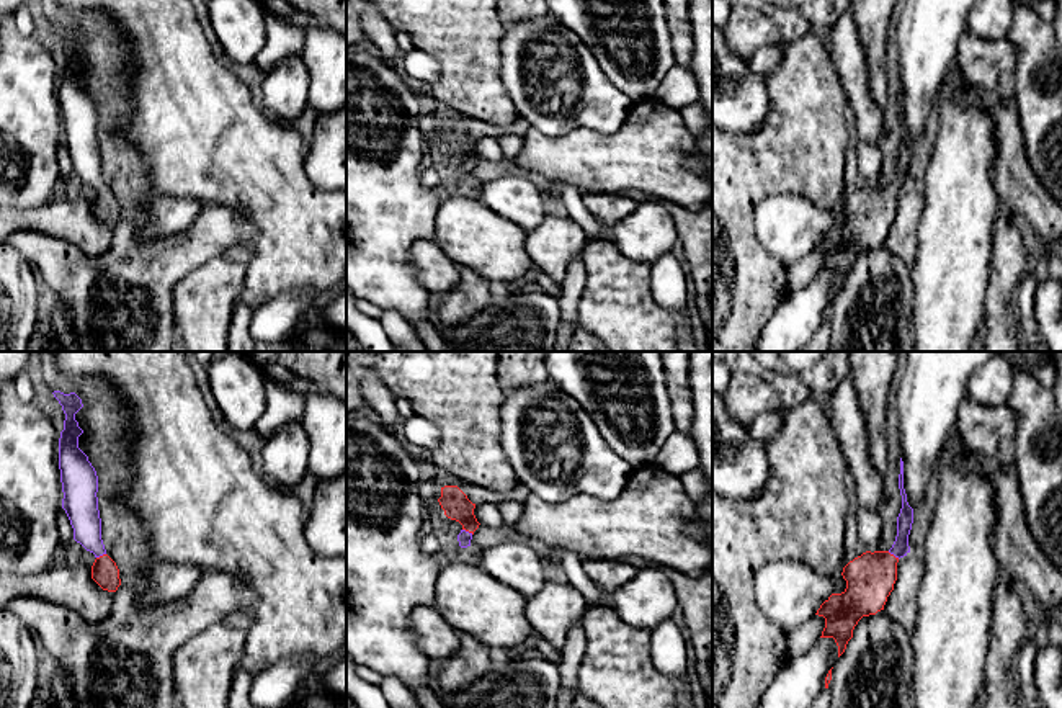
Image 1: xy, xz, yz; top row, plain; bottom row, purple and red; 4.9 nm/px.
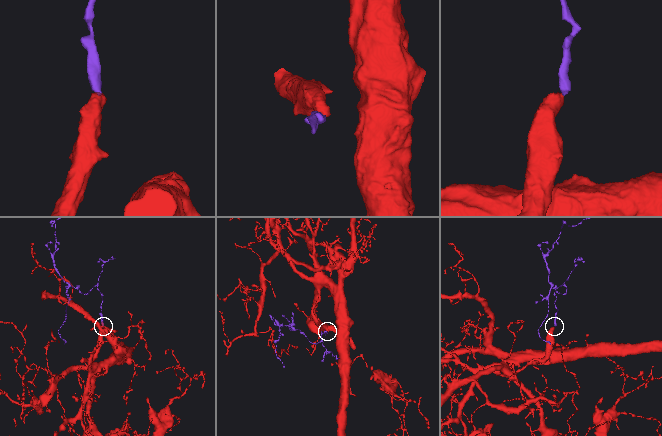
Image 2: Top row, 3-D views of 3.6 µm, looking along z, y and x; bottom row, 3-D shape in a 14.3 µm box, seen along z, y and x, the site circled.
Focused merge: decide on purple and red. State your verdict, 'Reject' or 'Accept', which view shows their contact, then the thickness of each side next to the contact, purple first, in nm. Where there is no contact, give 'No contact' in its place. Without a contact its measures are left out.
Accept. Touches purple in yz. Thickness 80 nm (purple) against 240 nm

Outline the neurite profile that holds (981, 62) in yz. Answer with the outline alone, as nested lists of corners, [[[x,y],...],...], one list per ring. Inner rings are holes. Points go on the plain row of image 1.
[[[964,31],[954,65],[962,80],[988,100],[995,96],[1000,75],[1015,70],[1016,59],[1016,47],[1008,39],[988,41]]]

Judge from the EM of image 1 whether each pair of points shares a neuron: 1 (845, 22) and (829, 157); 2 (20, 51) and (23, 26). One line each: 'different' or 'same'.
1: different
2: different

